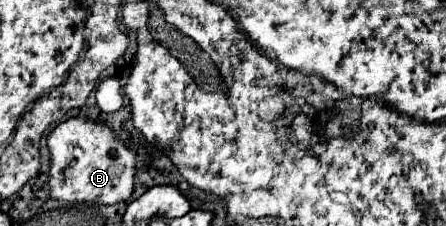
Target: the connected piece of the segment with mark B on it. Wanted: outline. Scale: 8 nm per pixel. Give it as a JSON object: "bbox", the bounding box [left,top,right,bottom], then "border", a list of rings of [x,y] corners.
{"bbox":[46,118,136,206],"border":[[[70,118],[58,124],[48,134],[46,142],[50,150],[50,198],[60,202],[92,202],[102,206],[112,206],[118,202],[126,202],[130,198],[134,190],[132,184],[136,172],[136,156],[112,134],[108,126],[84,118]]]}

